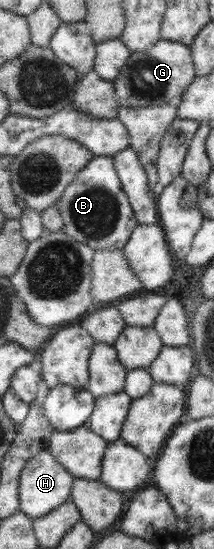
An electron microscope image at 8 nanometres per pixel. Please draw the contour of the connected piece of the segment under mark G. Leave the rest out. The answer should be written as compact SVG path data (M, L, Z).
M159 38L153 45L147 47L145 51L130 52L125 65L121 68L119 75L117 75L117 78L112 83L116 100L121 106L159 107L161 105L171 104L173 107L177 107L181 101L181 96L186 92L187 87L191 86L195 78L195 67L191 57L190 46Z

